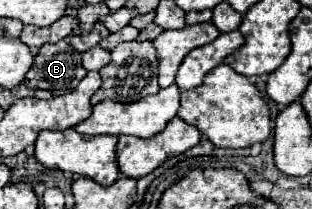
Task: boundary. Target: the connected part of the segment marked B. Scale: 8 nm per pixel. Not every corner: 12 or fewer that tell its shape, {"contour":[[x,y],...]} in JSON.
{"contour":[[66,40],[44,44],[24,84],[60,96],[86,76]]}

